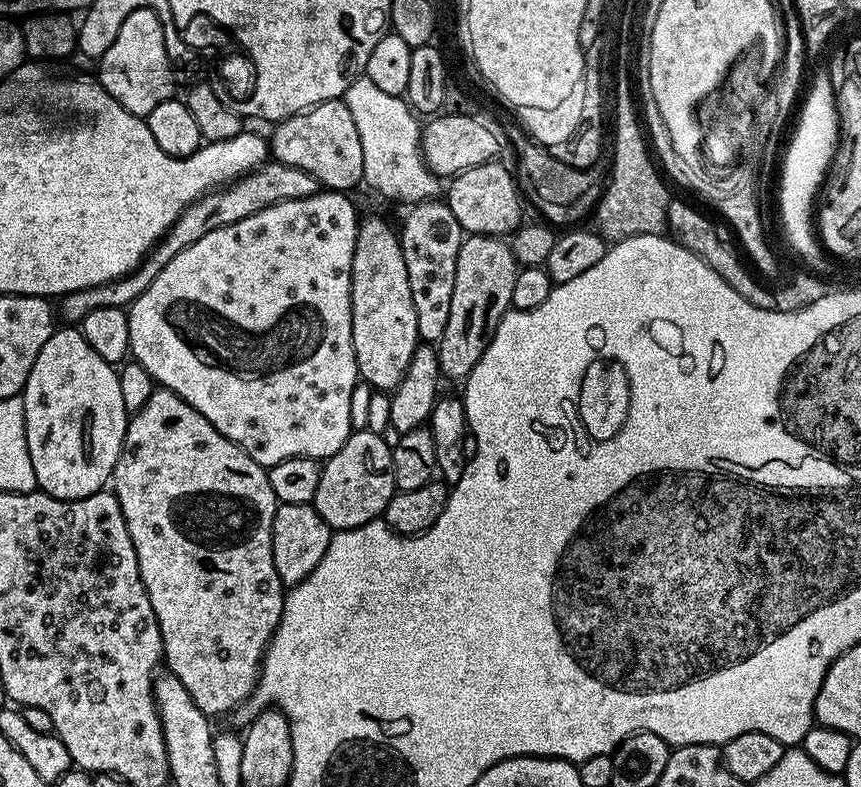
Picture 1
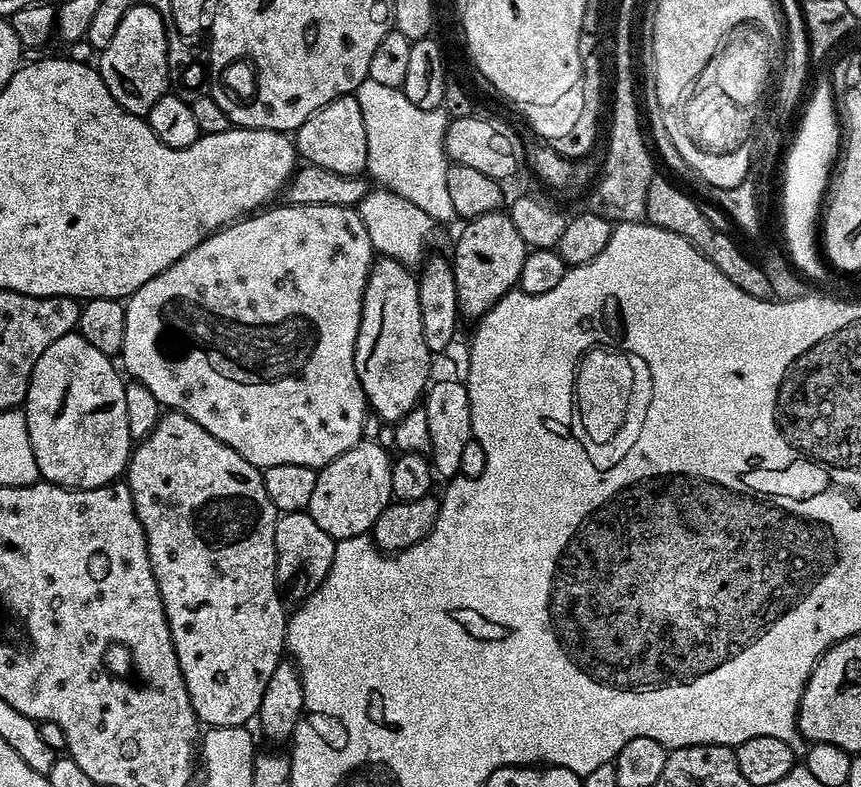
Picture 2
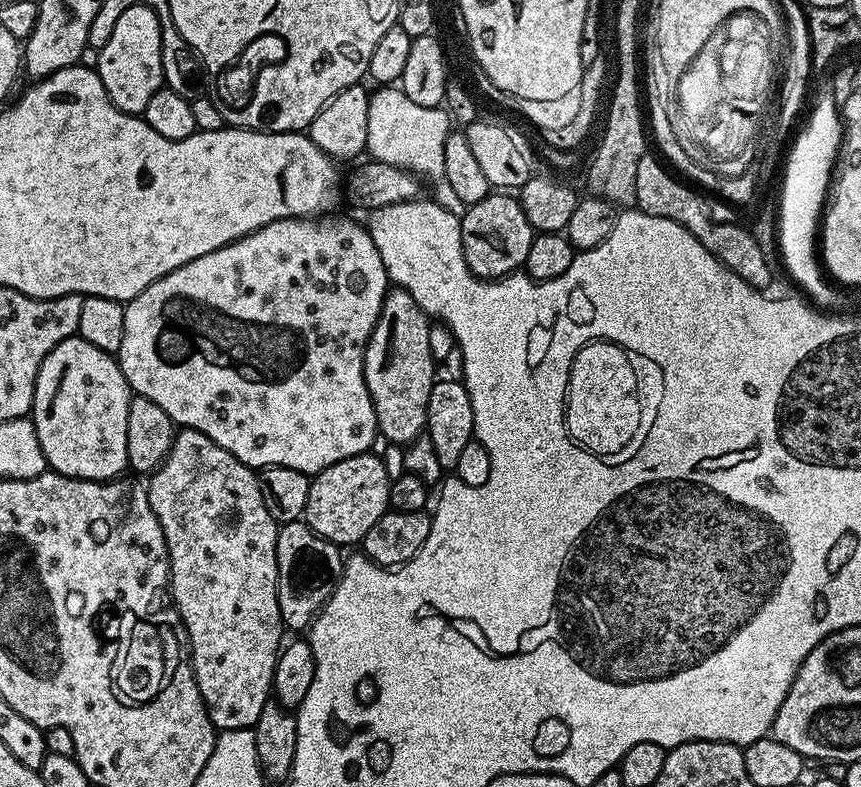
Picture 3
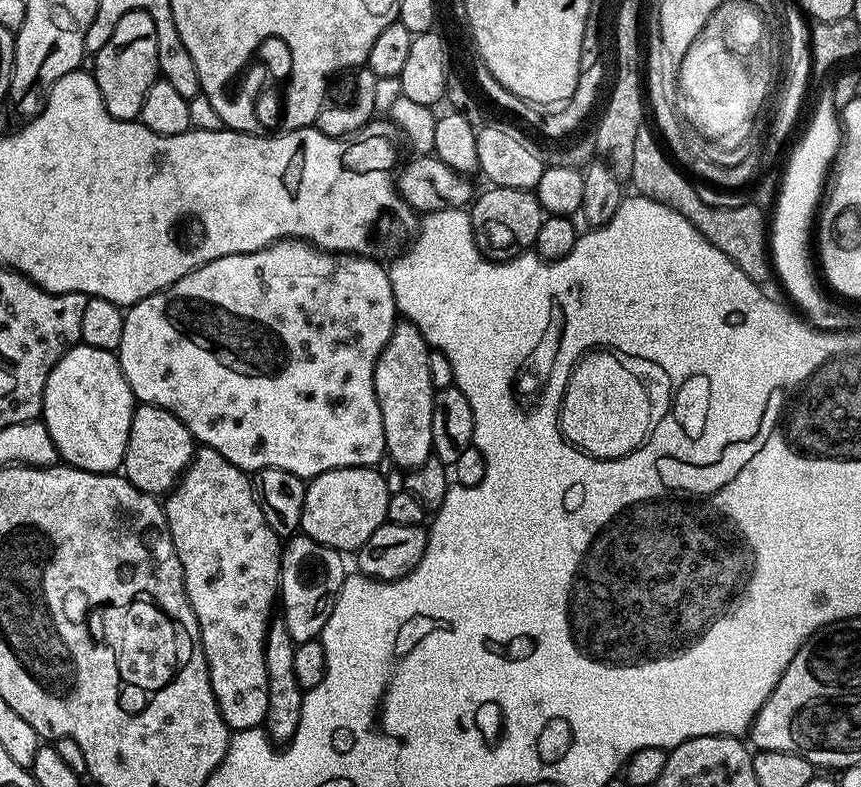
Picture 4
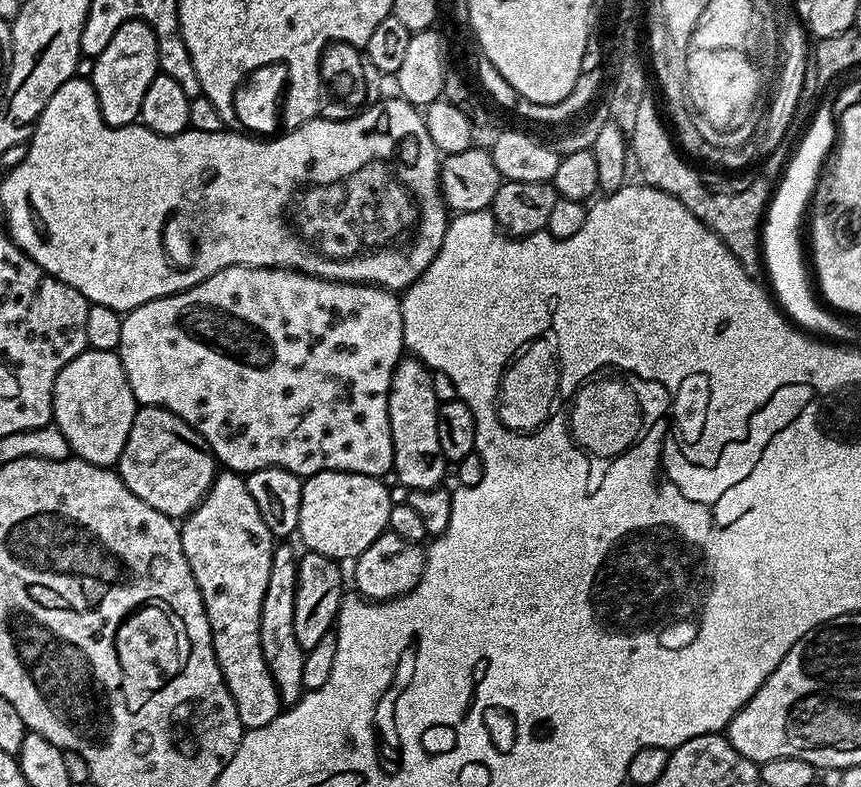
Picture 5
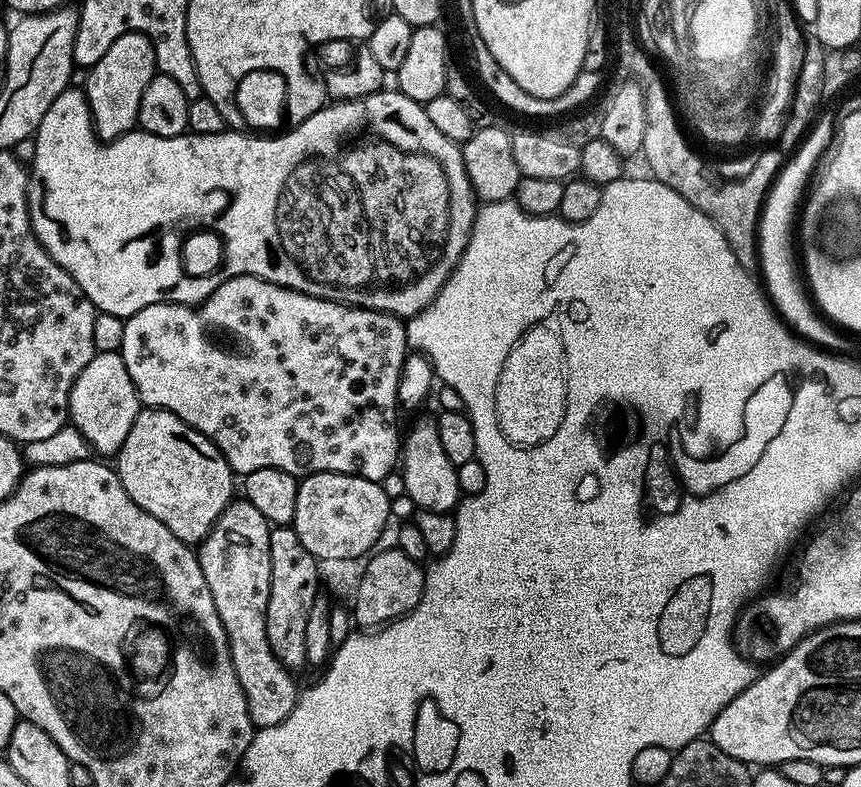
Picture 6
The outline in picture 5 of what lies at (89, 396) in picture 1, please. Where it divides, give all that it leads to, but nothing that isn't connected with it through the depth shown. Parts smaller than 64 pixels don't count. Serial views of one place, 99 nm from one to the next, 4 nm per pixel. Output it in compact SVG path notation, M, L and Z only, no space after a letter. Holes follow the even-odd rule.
M85 350L58 374L52 395L54 426L66 438L73 457L91 464L112 466L119 461L138 405L116 352Z

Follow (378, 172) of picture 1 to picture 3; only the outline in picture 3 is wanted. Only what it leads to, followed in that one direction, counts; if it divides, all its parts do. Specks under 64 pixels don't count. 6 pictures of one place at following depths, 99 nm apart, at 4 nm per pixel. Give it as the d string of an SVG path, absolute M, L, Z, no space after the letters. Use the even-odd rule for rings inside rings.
M380 86L368 97L368 135L367 155L373 160L396 166L432 183L434 199L450 214L463 216L466 205L454 189L444 180L446 166L446 138L450 131L450 117L443 107L431 108L410 102L403 88L399 86ZM425 176L425 177L424 177Z

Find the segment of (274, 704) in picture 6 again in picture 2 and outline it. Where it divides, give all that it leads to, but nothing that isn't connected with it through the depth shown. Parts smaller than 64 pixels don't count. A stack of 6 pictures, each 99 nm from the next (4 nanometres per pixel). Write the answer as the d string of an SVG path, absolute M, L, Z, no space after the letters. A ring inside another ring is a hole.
M168 410L161 415L151 434L133 447L132 454L128 458L126 483L134 498L134 510L138 514L138 522L142 522L142 530L146 534L146 546L150 554L150 566L154 570L154 582L158 582L158 594L162 598L166 622L170 626L174 654L178 658L178 666L182 670L182 678L186 682L186 690L196 719L208 728L243 728L249 723L247 720L257 719L262 706L262 694L266 694L266 686L270 682L270 674L274 674L280 661L285 659L288 638L286 605L279 590L276 589L274 530L278 513L274 502L270 502L270 494L266 494L263 471L246 462L242 454L230 450L230 446L214 438L214 434L202 430L202 426L194 422L194 418L175 410Z

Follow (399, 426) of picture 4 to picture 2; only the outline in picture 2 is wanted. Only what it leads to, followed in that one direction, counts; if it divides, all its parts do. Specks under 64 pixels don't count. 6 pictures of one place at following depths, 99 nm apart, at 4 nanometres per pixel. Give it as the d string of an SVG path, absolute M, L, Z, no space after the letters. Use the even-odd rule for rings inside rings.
M389 256L373 259L362 298L354 370L367 407L384 420L395 422L421 403L430 384L426 338L422 338L422 306L418 306L419 279L407 264Z

